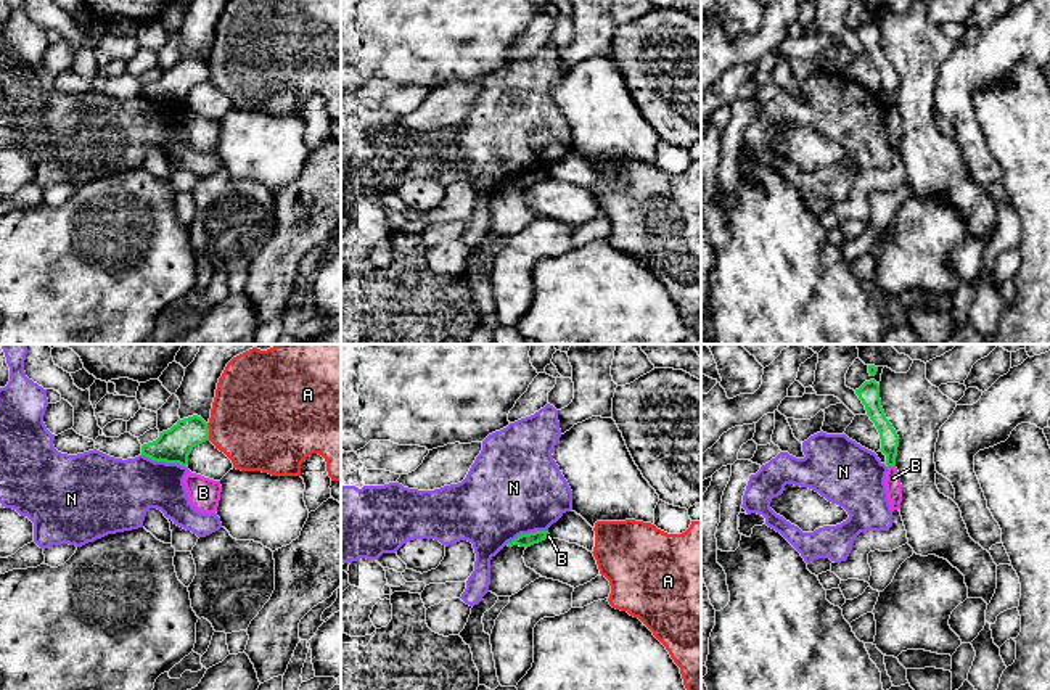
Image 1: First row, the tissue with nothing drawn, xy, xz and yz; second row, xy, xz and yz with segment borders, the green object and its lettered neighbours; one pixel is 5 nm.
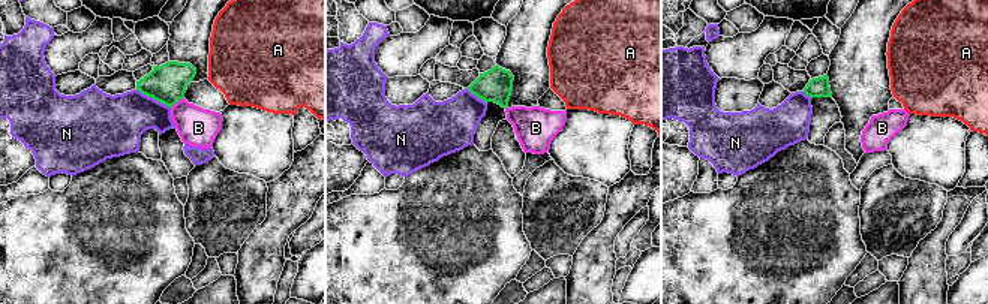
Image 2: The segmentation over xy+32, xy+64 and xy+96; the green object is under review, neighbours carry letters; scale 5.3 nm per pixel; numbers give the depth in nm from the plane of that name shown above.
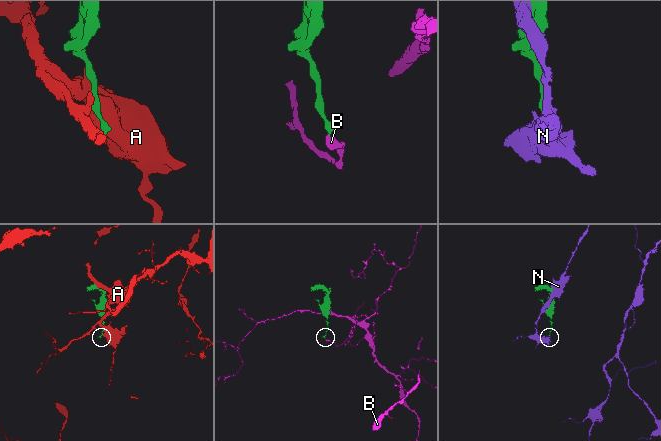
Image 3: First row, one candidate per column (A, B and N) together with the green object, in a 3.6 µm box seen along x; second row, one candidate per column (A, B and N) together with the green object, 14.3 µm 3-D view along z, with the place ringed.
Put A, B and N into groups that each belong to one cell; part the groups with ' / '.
A / B / N

